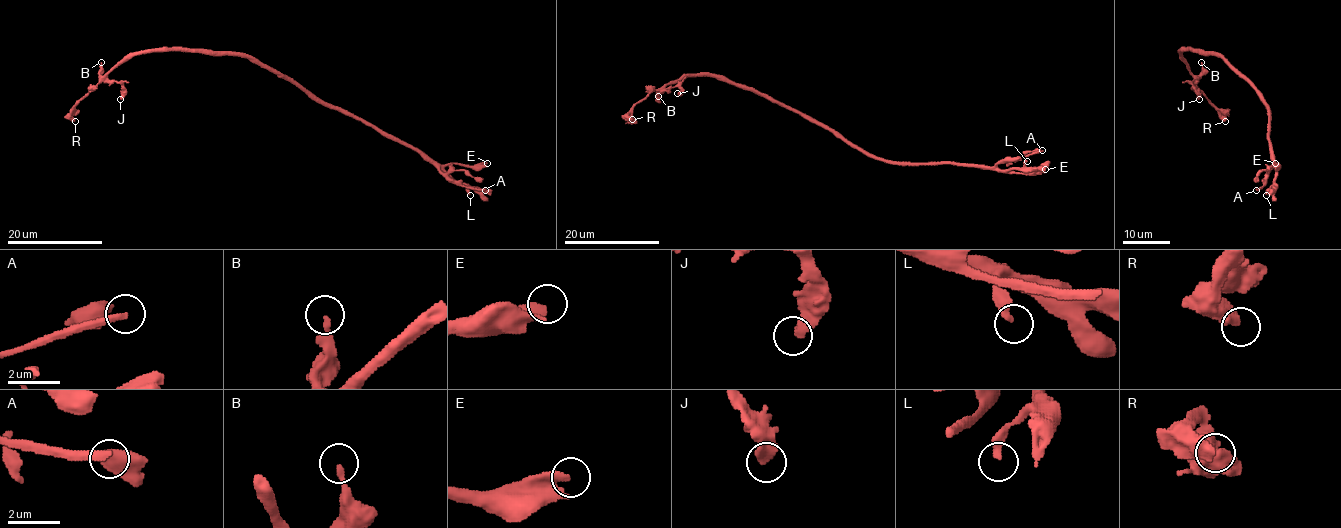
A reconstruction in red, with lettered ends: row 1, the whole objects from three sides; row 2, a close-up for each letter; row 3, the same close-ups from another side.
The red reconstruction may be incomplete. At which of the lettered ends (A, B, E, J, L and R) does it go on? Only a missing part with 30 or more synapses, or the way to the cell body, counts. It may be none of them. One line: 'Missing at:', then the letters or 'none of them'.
Missing at: A

